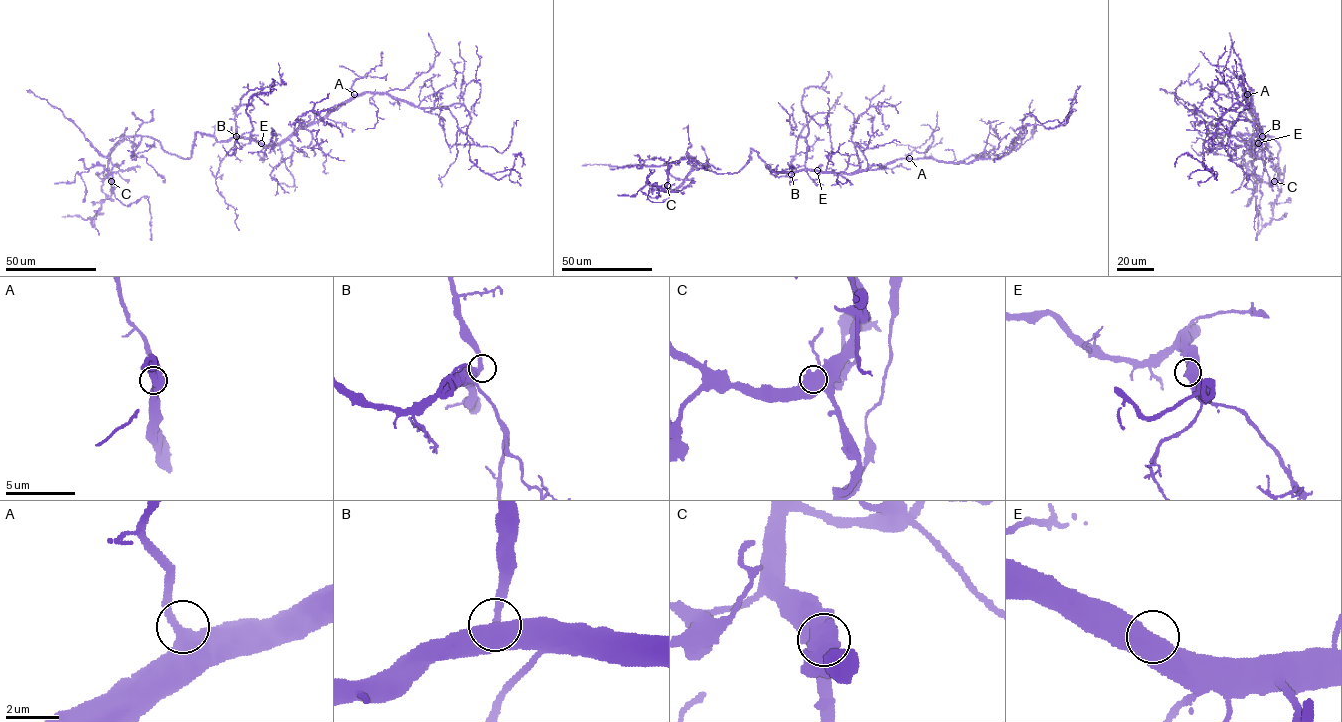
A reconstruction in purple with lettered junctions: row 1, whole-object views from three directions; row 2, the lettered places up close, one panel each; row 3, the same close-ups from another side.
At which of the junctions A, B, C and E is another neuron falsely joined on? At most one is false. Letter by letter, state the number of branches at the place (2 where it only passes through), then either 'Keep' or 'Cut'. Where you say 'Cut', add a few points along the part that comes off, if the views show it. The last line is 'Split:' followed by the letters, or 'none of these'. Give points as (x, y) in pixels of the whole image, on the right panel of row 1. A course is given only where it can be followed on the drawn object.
A: Branches: 2. Keep
B: Branches: 2. Keep
C: Branches: 2. Keep
E: Branches: 2. Keep
Split: none of these

